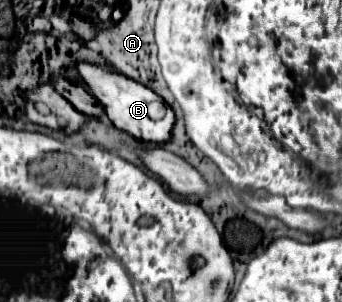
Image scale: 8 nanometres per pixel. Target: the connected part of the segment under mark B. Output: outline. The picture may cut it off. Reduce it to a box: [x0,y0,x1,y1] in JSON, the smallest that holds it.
[77,64,175,144]

